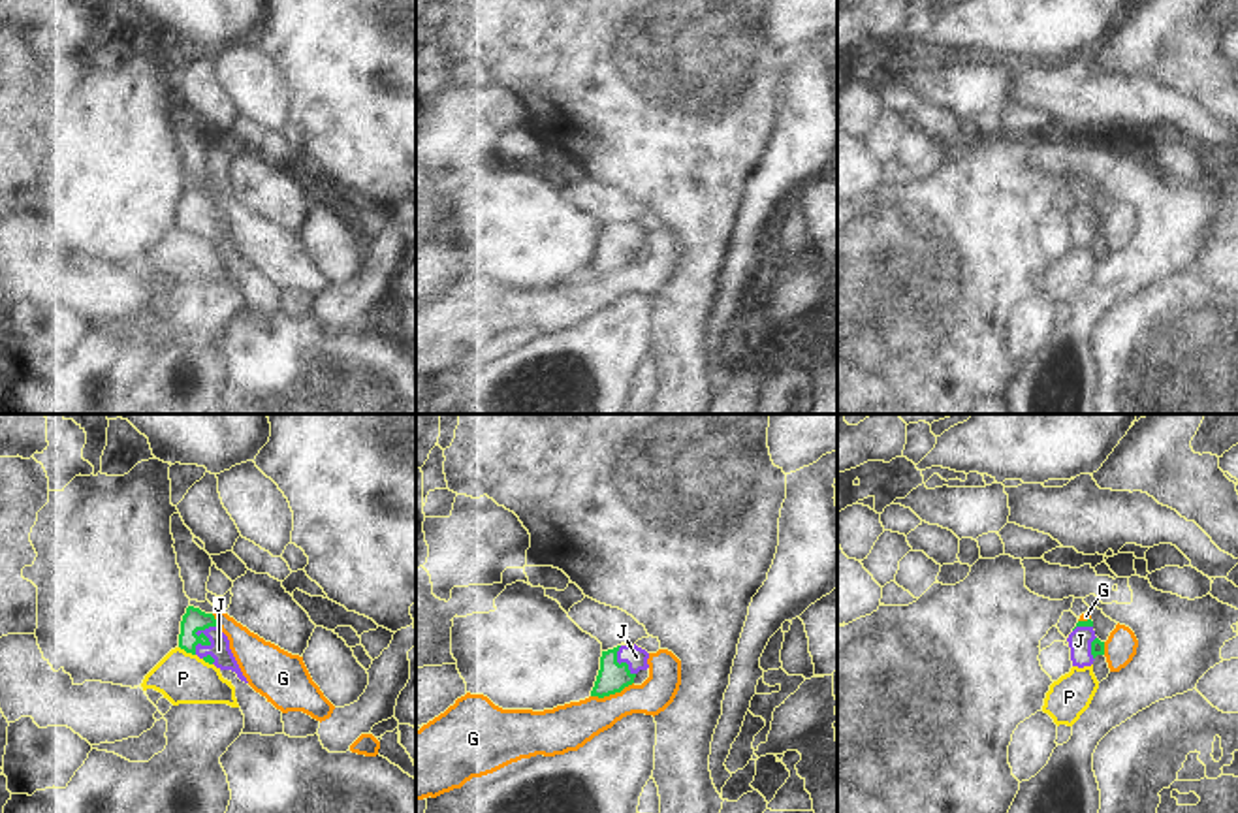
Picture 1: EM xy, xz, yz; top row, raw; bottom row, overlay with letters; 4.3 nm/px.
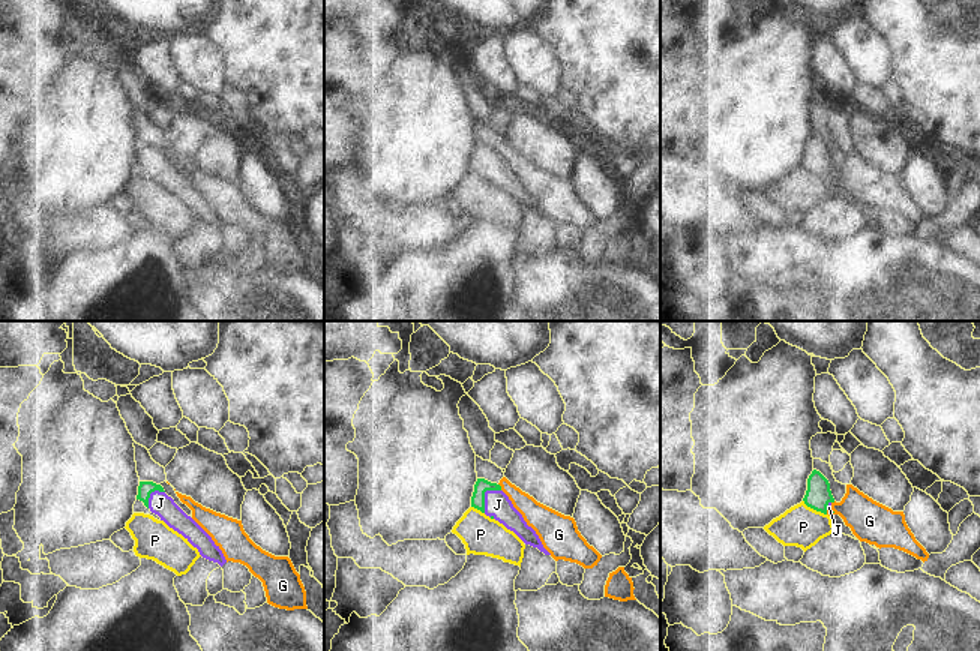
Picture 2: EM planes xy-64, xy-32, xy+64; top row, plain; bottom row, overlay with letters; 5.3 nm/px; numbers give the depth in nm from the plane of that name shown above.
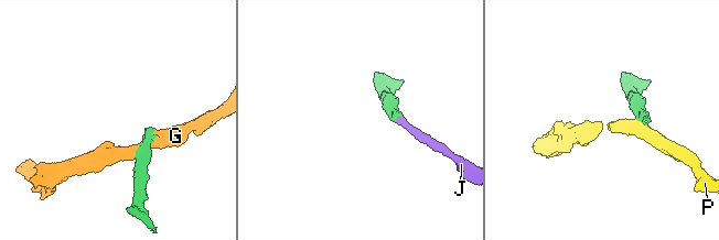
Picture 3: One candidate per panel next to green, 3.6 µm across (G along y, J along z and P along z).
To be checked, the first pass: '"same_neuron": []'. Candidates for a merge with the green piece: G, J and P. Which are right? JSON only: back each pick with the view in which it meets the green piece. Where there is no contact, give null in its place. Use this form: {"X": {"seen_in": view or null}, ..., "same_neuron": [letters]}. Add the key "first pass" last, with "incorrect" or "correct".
{"J": {"seen_in": "xy"}, "same_neuron": ["J"], "first pass": "incorrect"}

